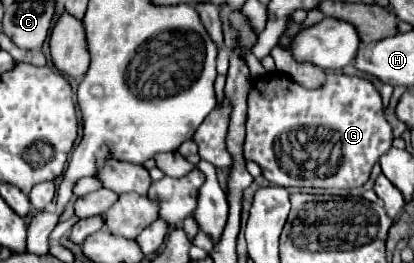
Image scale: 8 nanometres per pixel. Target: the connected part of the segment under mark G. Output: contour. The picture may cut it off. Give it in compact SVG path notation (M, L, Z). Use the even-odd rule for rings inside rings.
M272 71L254 81L248 91L242 155L258 163L262 175L274 185L323 190L360 187L378 157L392 147L392 139L382 97L368 79L328 73L318 89L308 89Z

